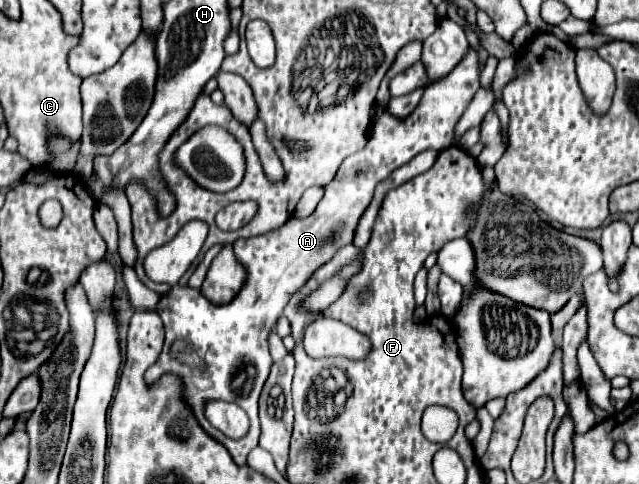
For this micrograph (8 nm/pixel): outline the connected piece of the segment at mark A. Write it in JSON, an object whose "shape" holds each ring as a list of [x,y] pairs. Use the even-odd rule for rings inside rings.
{"shape":[[[471,50],[451,74],[425,88],[419,106],[407,120],[397,119],[384,110],[375,122],[373,138],[361,152],[343,160],[337,176],[325,186],[325,196],[311,216],[303,220],[291,218],[277,230],[257,238],[237,240],[233,244],[237,258],[247,266],[247,282],[233,302],[215,306],[207,302],[201,290],[179,284],[159,298],[155,312],[165,324],[165,346],[159,360],[147,368],[145,382],[153,384],[167,372],[177,374],[185,384],[187,402],[191,404],[197,422],[231,452],[239,466],[247,466],[247,454],[259,444],[257,400],[273,364],[267,336],[283,314],[285,304],[319,266],[331,260],[337,248],[353,242],[357,222],[369,206],[375,186],[387,178],[391,170],[407,164],[415,154],[427,148],[441,152],[453,146],[451,134],[455,132],[455,122],[459,122],[477,90],[479,62],[477,54]],[[209,400],[239,404],[251,420],[249,432],[243,438],[233,440],[215,430],[203,414],[203,406]]]}

